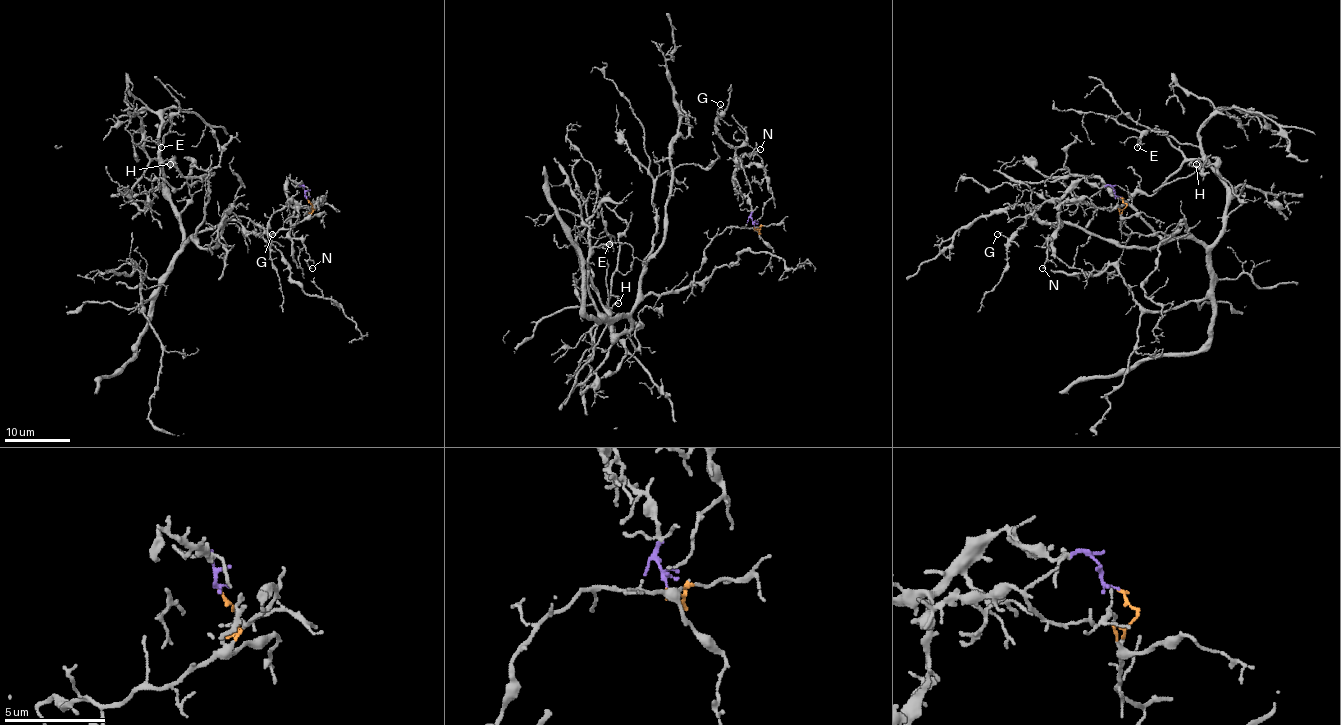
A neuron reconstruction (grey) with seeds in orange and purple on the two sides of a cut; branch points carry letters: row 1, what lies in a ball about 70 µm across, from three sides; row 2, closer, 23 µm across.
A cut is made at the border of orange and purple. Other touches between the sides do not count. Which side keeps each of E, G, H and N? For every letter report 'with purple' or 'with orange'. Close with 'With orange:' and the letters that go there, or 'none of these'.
E: with orange
G: with purple
H: with orange
N: with purple
With orange: E, H

